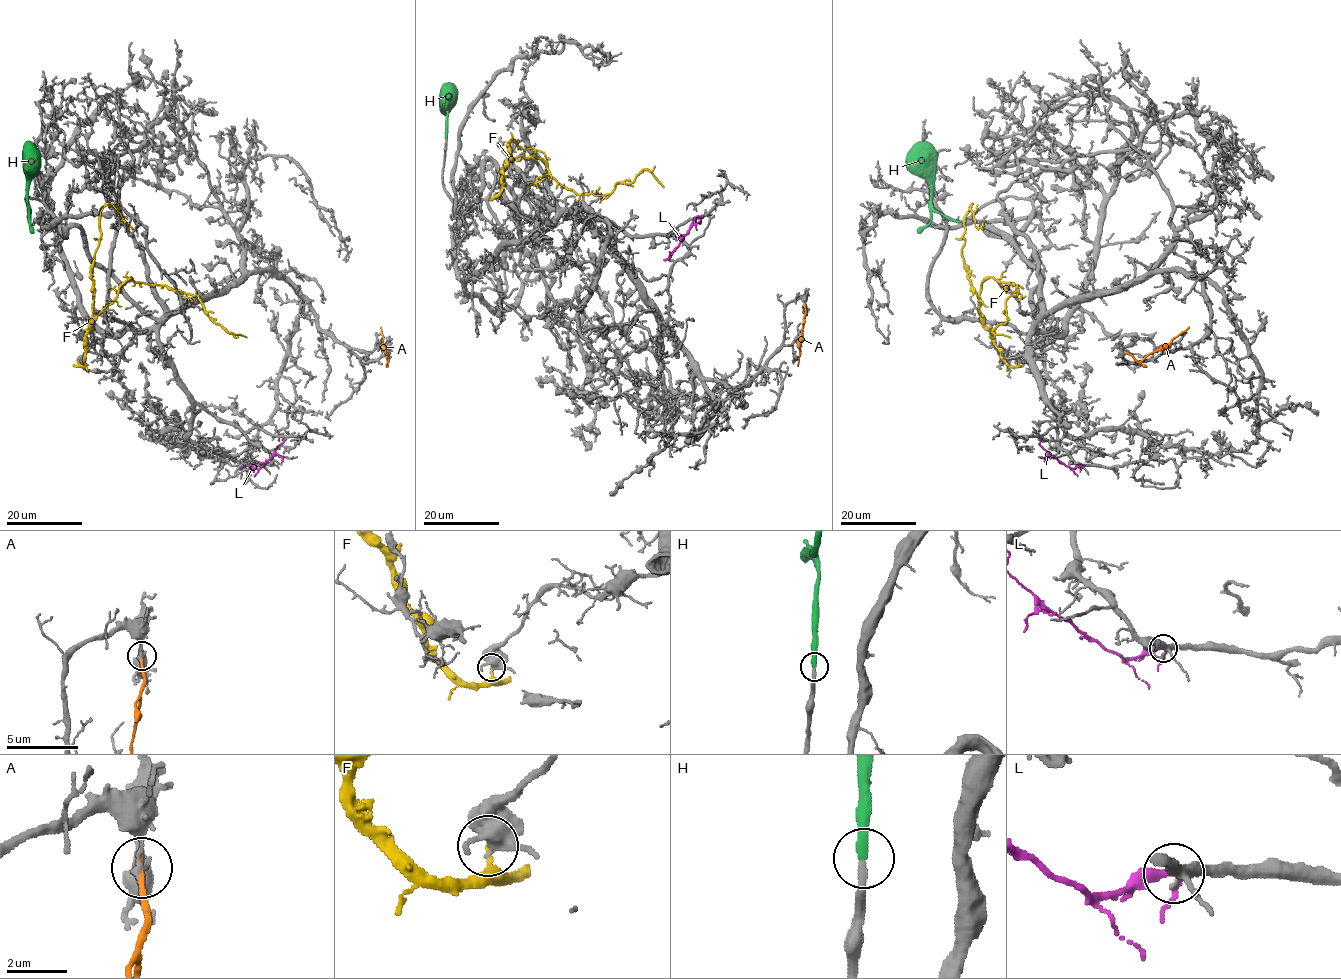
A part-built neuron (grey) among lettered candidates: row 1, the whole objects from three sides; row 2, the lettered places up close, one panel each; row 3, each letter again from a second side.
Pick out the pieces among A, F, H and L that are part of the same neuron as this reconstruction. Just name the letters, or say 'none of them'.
H

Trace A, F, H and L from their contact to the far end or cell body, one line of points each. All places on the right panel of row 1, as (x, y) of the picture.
A: (1128, 354), (1141, 362), (1148, 355), (1162, 350), (1188, 327)
F: (1018, 362), (1001, 355), (979, 310), (989, 277), (1017, 285), (1007, 321), (992, 332), (1010, 337)
H: (961, 221), (947, 219), (932, 206), (929, 156), (916, 143)
L: (1081, 465), (1066, 466), (1049, 455), (1039, 444), (1038, 438)

